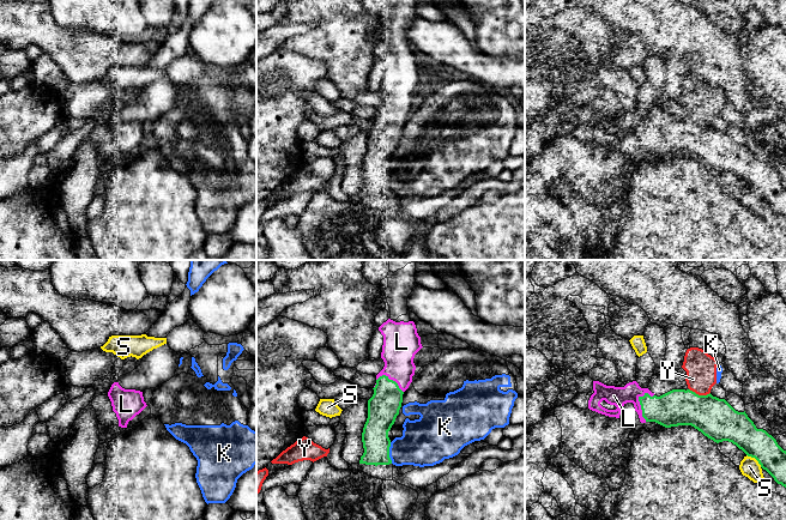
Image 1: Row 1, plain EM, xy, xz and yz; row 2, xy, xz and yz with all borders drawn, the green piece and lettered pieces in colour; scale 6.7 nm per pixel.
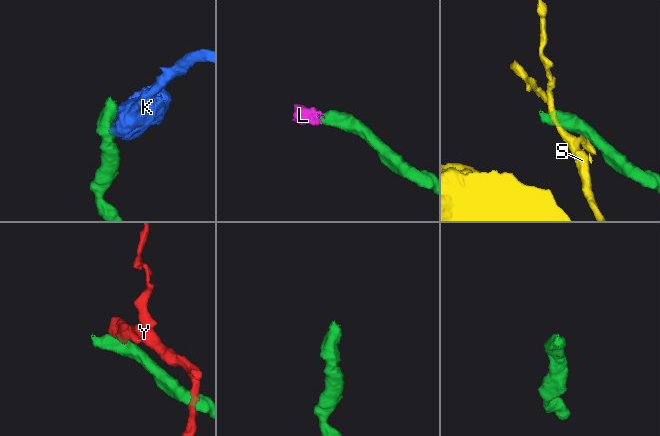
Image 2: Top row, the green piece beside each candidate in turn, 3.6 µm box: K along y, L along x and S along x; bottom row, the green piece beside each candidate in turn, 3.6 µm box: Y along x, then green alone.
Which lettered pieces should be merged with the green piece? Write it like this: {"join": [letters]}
{"join": ["L"]}

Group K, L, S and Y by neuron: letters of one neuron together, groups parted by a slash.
K Y / L / S

